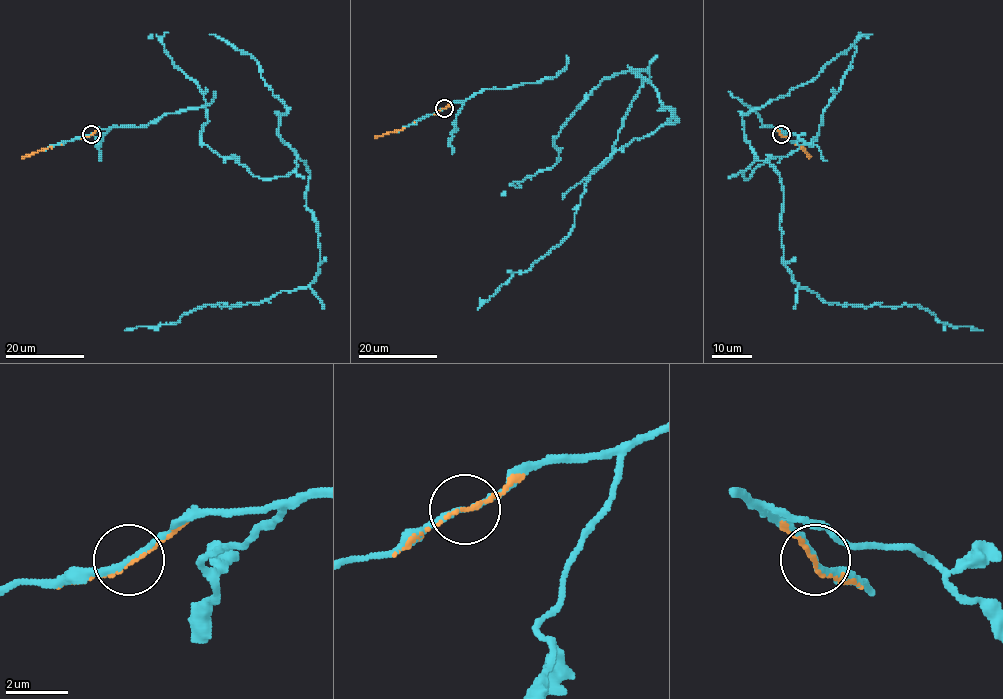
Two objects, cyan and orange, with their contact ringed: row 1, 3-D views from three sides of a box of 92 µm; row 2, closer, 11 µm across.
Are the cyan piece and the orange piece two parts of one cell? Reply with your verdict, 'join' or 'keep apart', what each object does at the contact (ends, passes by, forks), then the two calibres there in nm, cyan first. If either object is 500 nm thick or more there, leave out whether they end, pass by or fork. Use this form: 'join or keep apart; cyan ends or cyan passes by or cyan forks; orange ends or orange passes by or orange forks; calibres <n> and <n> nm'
join; cyan passes by; orange ends; calibres 180 and 90 nm

